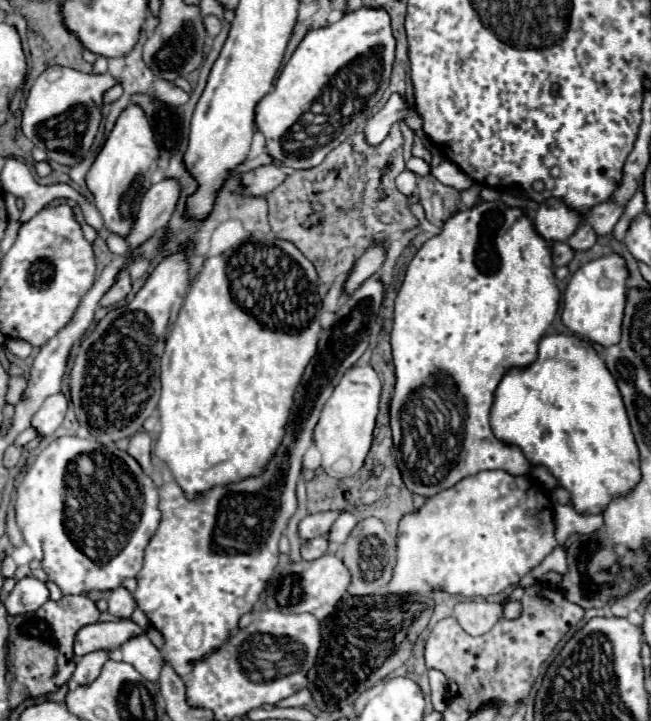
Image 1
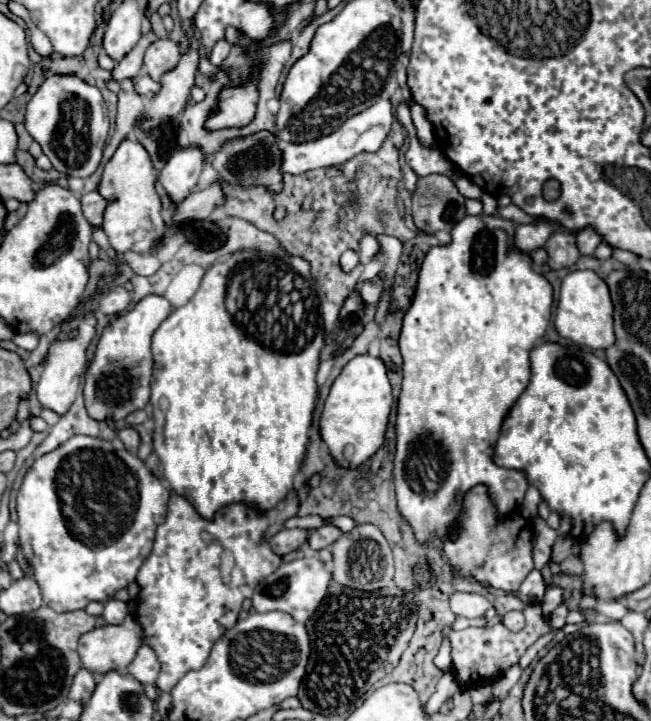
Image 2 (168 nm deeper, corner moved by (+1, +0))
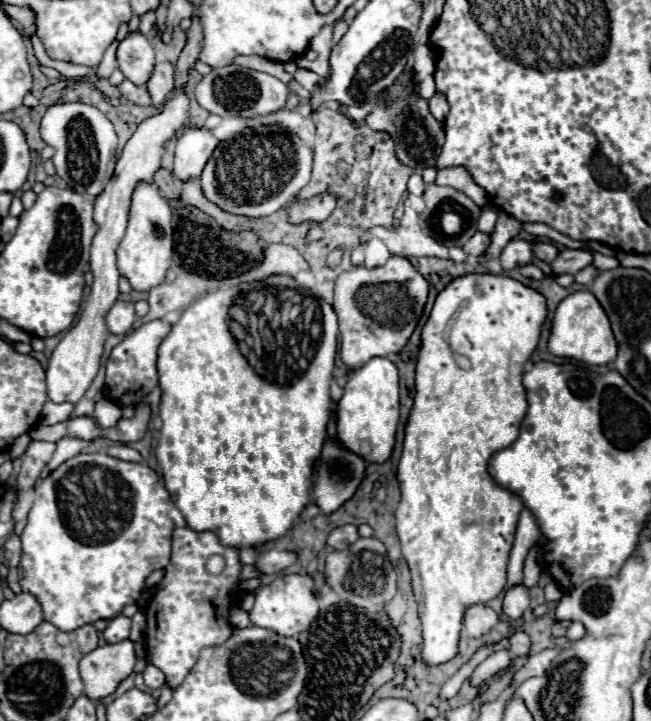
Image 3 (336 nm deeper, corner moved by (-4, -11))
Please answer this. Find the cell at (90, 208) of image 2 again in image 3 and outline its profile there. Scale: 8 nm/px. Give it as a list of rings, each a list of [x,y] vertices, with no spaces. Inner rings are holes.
[[[193,17],[193,25],[187,31],[187,45],[185,45],[185,49],[181,53],[181,59],[177,63],[173,97],[165,103],[163,111],[157,117],[149,117],[137,127],[133,137],[127,141],[127,145],[125,145],[125,149],[123,149],[123,153],[117,161],[115,173],[109,179],[105,191],[95,199],[95,221],[99,225],[99,231],[93,237],[93,245],[91,245],[91,251],[89,251],[91,253],[89,265],[91,265],[91,273],[93,273],[91,293],[85,301],[85,309],[79,317],[79,323],[59,341],[57,349],[53,351],[53,355],[49,359],[49,367],[47,367],[47,395],[55,403],[63,403],[63,401],[77,403],[83,397],[83,393],[89,389],[93,377],[99,371],[103,343],[109,335],[107,325],[105,325],[105,315],[119,297],[119,289],[117,289],[119,271],[117,271],[117,263],[115,263],[117,261],[115,251],[117,251],[117,245],[121,243],[121,239],[125,235],[125,229],[127,229],[127,215],[129,215],[131,195],[133,195],[133,191],[139,183],[153,183],[153,175],[159,169],[159,161],[161,161],[165,143],[177,131],[181,131],[181,127],[185,127],[189,123],[187,121],[189,99],[187,99],[185,93],[179,91],[179,87],[187,81],[187,71],[199,59],[199,51],[201,51],[201,23],[197,23],[197,17]]]

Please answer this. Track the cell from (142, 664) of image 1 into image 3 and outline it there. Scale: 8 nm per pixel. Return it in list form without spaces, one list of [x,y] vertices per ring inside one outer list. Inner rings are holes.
[[[149,663],[147,669],[145,669],[145,685],[147,685],[149,689],[159,689],[163,683],[165,683],[165,675],[163,675],[163,671]]]

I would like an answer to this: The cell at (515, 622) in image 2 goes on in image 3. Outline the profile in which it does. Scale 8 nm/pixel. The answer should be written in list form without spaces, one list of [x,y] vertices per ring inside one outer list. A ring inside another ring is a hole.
[[[515,633],[509,639],[509,651],[513,657],[519,657],[519,659],[525,659],[529,655],[529,645],[531,645],[531,639],[527,633]]]

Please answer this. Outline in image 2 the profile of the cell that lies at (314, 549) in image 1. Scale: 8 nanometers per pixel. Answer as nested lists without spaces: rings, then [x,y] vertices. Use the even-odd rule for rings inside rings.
[[[322,526],[322,528],[312,532],[312,536],[308,538],[308,546],[318,552],[318,550],[334,544],[340,536],[342,536],[342,532],[338,528],[334,528],[334,526]]]

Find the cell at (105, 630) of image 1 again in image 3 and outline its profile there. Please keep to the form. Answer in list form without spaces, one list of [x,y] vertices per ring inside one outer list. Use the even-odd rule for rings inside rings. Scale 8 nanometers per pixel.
[[[129,639],[87,653],[79,663],[85,695],[93,701],[113,695],[117,685],[133,673],[135,661],[135,645]]]

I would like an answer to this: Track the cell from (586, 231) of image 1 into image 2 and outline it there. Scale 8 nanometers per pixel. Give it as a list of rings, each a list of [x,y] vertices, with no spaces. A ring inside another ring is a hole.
[[[554,232],[546,244],[548,250],[548,264],[552,270],[560,270],[560,268],[568,268],[572,266],[578,258],[580,258],[580,250],[576,246],[576,236],[574,234],[566,234],[566,232]],[[560,250],[566,258],[560,258]]]

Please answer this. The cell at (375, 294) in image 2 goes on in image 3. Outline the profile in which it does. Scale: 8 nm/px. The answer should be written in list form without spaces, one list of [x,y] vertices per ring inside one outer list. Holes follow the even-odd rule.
[[[391,255],[389,261],[379,267],[369,269],[365,265],[353,265],[349,271],[343,271],[335,281],[333,307],[339,317],[341,361],[347,369],[355,371],[371,357],[399,353],[423,315],[427,295],[427,279],[401,255]]]

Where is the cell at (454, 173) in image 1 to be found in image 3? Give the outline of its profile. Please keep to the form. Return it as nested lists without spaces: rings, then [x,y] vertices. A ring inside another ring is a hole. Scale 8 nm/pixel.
[[[595,251],[593,253],[593,263],[591,263],[595,269],[599,269],[599,271],[605,271],[605,269],[613,269],[613,267],[617,267],[619,265],[619,261],[615,259],[615,257],[611,257],[611,255],[601,255],[599,251]]]

